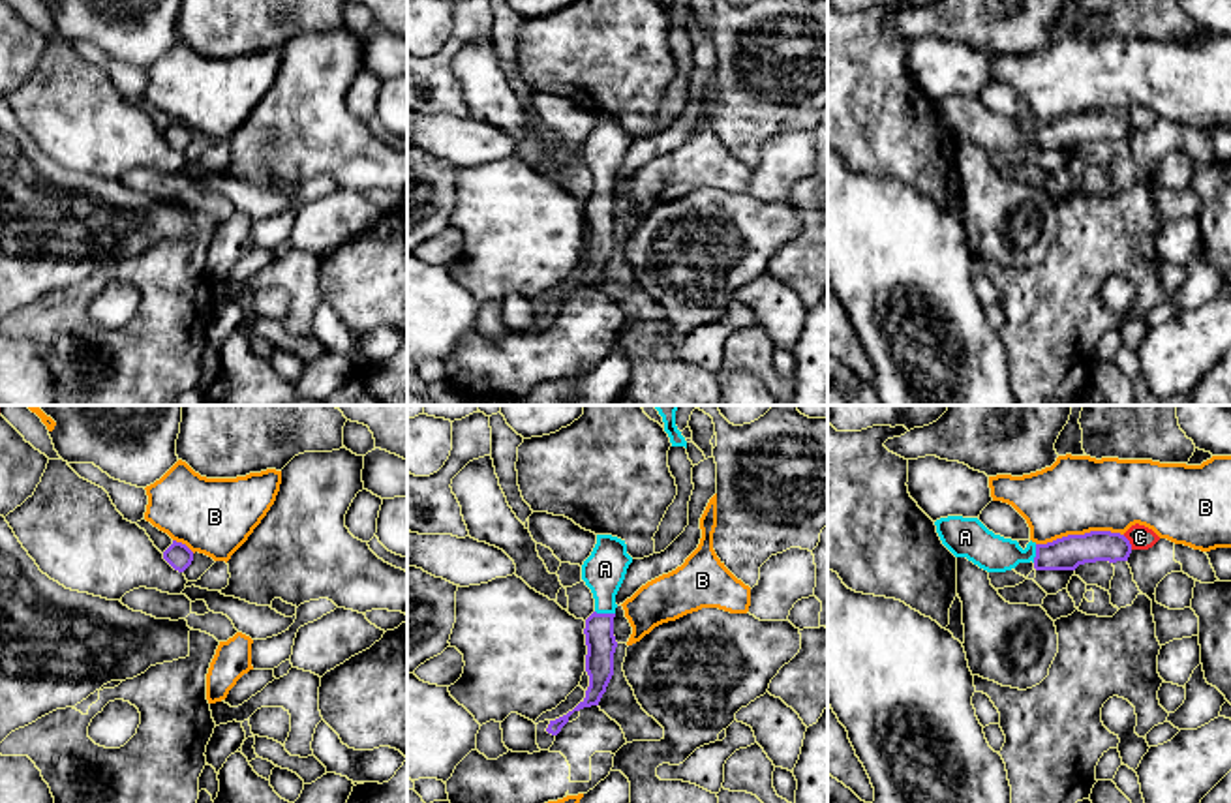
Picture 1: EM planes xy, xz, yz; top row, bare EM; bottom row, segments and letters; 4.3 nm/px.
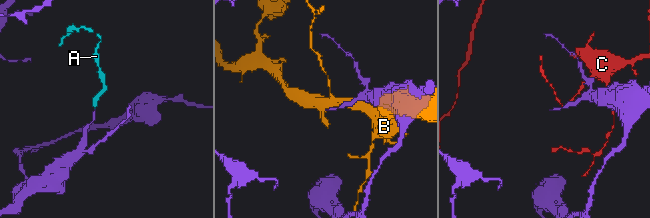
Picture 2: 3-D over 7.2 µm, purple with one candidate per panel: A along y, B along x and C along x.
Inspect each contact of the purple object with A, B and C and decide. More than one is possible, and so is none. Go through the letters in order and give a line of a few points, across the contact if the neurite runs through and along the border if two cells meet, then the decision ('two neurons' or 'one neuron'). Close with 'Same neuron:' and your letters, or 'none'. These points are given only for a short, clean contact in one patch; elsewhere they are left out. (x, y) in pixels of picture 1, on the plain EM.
A: xz (601, 222), (605, 194), (605, 149) | one neuron
B: two neurons
C: yz (1123, 115), (1132, 128) | two neurons
Same neuron: A

